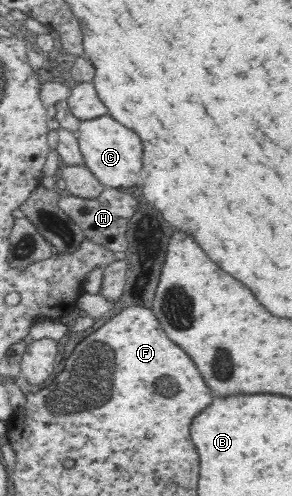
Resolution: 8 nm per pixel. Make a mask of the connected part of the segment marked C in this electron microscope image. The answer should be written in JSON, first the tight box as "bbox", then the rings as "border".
{"bbox":[77,115,144,189],"border":[[[107,115],[81,121],[77,136],[85,164],[102,185],[122,189],[134,187],[138,183],[144,149],[140,137],[134,131],[126,129],[124,125],[116,123],[111,116]]]}

